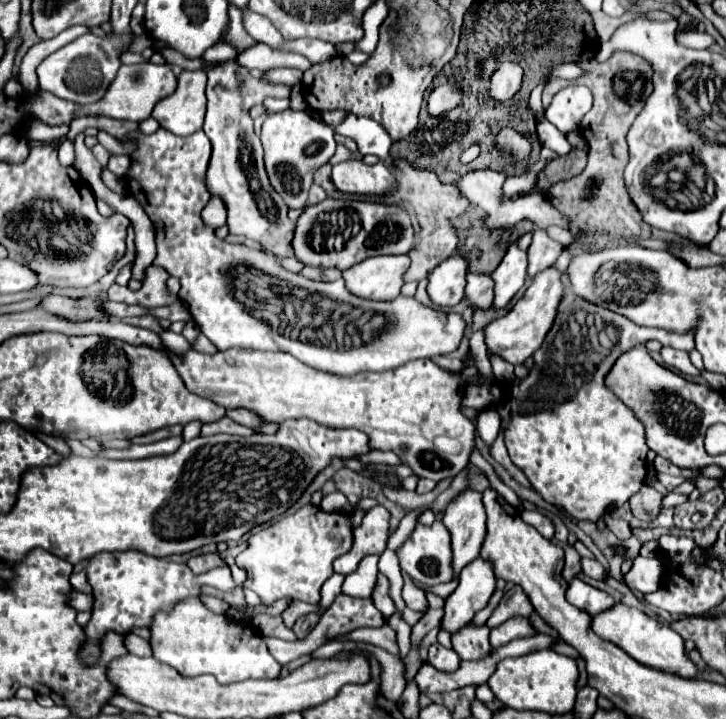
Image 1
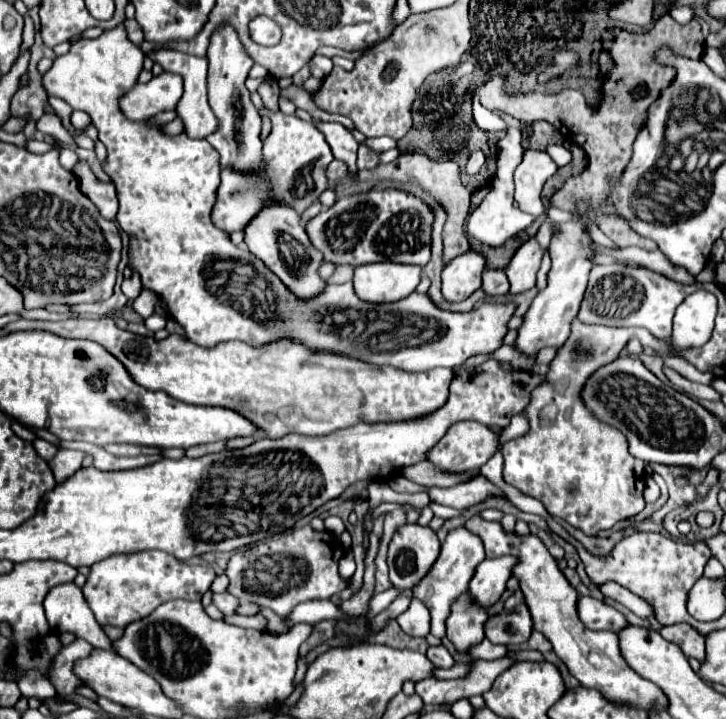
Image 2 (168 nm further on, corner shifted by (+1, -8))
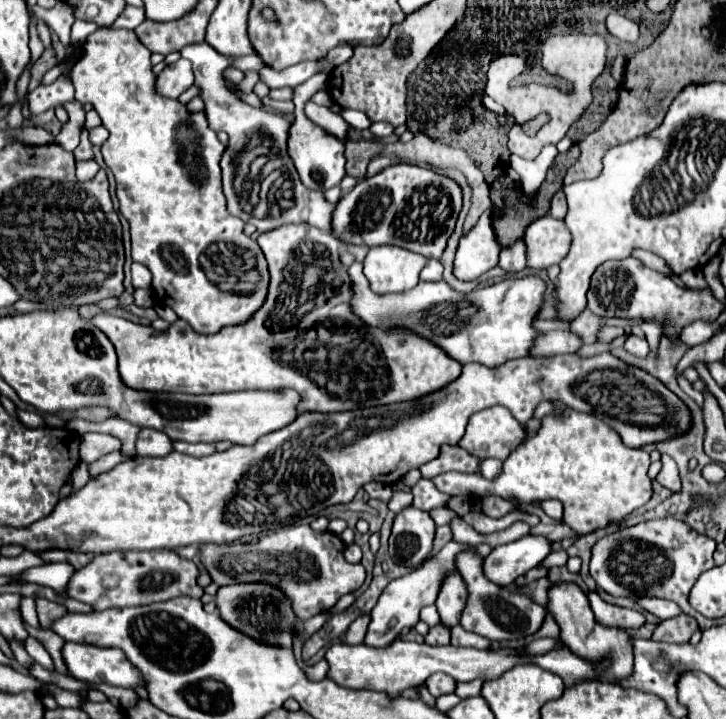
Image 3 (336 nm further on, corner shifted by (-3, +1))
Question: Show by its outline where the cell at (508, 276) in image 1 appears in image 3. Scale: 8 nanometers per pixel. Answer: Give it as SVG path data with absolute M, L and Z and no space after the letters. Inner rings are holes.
M542 216L526 228L526 266L532 270L544 270L558 264L570 246L570 232L562 220L552 216Z

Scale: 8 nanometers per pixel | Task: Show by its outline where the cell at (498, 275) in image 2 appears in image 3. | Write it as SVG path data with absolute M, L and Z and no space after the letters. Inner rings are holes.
M518 240L516 244L502 248L500 252L500 262L498 266L506 272L506 274L514 274L514 272L522 272L526 268L526 246L522 240Z

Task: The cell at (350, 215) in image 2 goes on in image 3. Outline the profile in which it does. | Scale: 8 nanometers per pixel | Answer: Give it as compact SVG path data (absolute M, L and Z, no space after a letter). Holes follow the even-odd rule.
M396 164L372 178L360 180L338 200L330 232L344 244L368 248L398 246L426 258L440 258L454 230L460 206L462 194L454 180L430 168Z

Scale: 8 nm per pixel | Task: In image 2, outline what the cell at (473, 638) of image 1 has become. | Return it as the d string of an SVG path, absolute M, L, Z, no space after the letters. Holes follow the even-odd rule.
M466 591L450 607L450 615L446 619L446 637L456 645L458 651L468 651L470 645L484 639L486 617L488 611Z

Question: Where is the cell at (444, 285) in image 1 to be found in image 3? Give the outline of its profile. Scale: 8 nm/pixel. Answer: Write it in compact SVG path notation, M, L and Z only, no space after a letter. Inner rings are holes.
M486 210L478 224L460 238L454 258L454 276L458 280L476 280L498 264L498 254L502 248L494 238L490 214L492 212Z

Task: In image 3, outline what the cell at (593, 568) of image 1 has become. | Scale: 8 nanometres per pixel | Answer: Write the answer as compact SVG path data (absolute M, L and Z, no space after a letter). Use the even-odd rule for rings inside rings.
M642 596L636 600L644 610L652 612L654 616L658 618L672 618L676 614L680 614L680 608L678 604L670 602L670 600L662 600L662 598L648 598L648 596Z

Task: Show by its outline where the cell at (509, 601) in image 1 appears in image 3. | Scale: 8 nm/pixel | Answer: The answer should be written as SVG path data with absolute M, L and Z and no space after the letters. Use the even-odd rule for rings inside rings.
M462 552L458 556L456 564L458 564L458 572L462 574L462 578L468 586L468 592L470 592L468 604L466 604L466 608L462 612L462 620L460 620L464 630L482 634L482 636L490 638L492 642L500 642L500 640L518 640L518 638L532 636L540 628L540 624L546 616L546 608L532 602L528 596L510 592L510 590L486 580L486 576L482 574L482 558L478 558L474 552Z

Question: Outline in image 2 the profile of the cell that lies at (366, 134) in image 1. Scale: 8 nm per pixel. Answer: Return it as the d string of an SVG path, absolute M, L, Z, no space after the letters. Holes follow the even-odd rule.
M376 137L376 139L368 139L366 145L376 149L376 151L388 151L388 149L396 147L396 141L390 139L390 137Z

